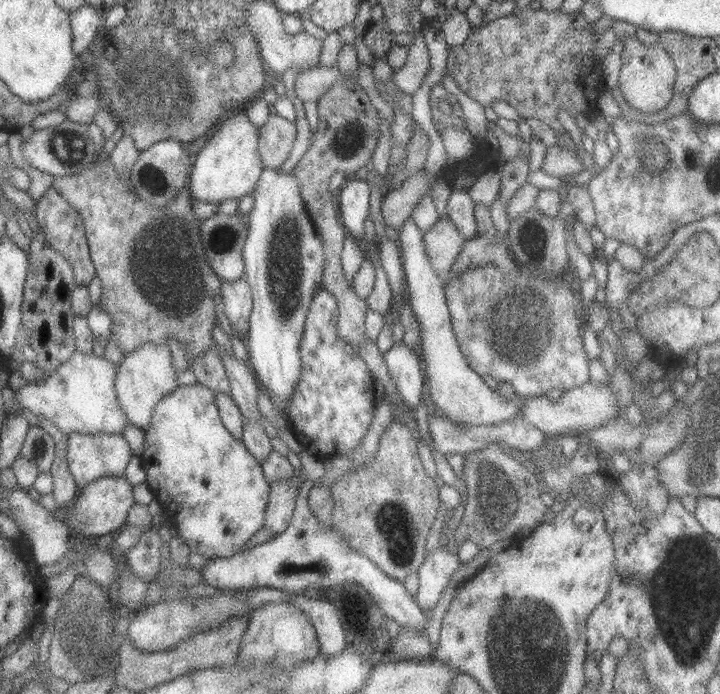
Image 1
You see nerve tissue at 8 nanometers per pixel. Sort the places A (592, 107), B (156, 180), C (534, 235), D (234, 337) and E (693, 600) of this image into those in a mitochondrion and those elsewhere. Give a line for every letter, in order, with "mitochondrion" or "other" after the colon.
A: other
B: mitochondrion
C: other
D: other
E: mitochondrion

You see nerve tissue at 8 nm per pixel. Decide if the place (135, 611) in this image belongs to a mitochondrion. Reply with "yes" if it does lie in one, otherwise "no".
no

